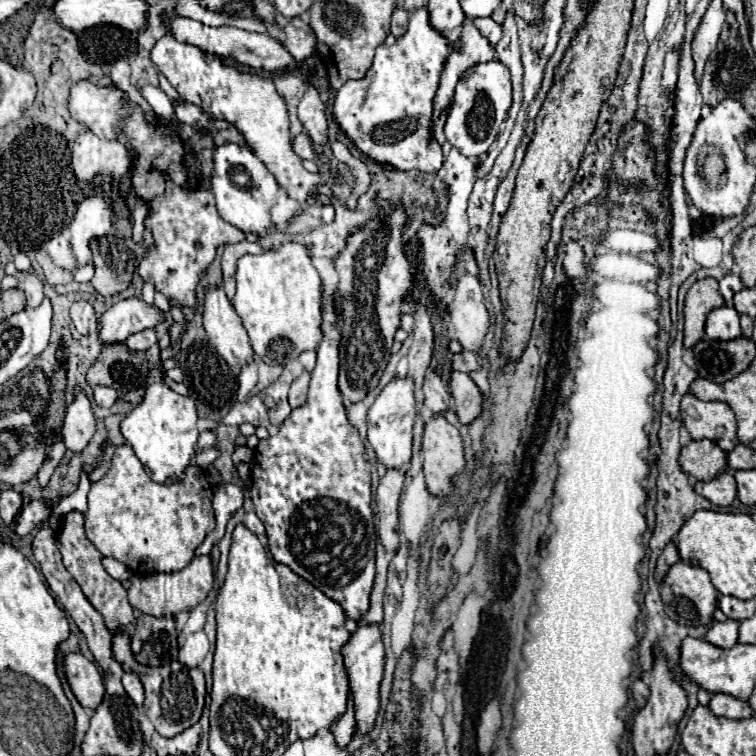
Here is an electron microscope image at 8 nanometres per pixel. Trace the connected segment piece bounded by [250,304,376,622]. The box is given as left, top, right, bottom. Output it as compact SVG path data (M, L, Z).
M328 304L322 310L324 340L318 346L318 362L312 370L310 392L304 406L294 408L284 420L278 434L260 440L254 452L252 488L250 496L256 514L266 526L270 554L276 562L286 564L292 572L320 588L328 598L336 600L350 620L360 620L370 608L370 590L374 584L374 546L376 530L372 524L372 496L370 496L370 462L364 442L344 412L342 396L338 390L338 346L340 332L334 326L336 310Z

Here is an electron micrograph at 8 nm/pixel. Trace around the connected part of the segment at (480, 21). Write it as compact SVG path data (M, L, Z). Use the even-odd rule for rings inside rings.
M474 18L472 22L480 30L480 34L490 40L490 44L496 44L502 38L502 26L496 24L492 18Z

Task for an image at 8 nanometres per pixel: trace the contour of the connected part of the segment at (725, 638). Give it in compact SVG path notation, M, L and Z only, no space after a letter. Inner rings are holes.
M728 618L726 622L712 622L706 640L720 648L732 648L738 642L738 622Z

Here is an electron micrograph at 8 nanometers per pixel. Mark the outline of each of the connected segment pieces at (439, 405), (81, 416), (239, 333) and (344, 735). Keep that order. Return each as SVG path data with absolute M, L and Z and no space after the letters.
M428 368L426 372L426 380L424 380L424 406L430 408L434 414L442 414L448 410L450 404L450 394L446 384L440 380L440 376L436 374L434 368Z
M76 392L74 404L68 406L66 410L66 420L62 426L62 442L70 452L80 454L94 436L94 430L96 418L92 414L90 402L82 392Z
M214 286L204 292L202 322L210 342L228 366L244 366L252 358L254 352L248 342L248 334L244 332L242 320L232 308L222 286Z
M348 696L348 708L344 712L344 716L340 718L340 722L334 726L334 742L338 748L346 748L352 740L354 734L354 706L352 706L352 698Z

